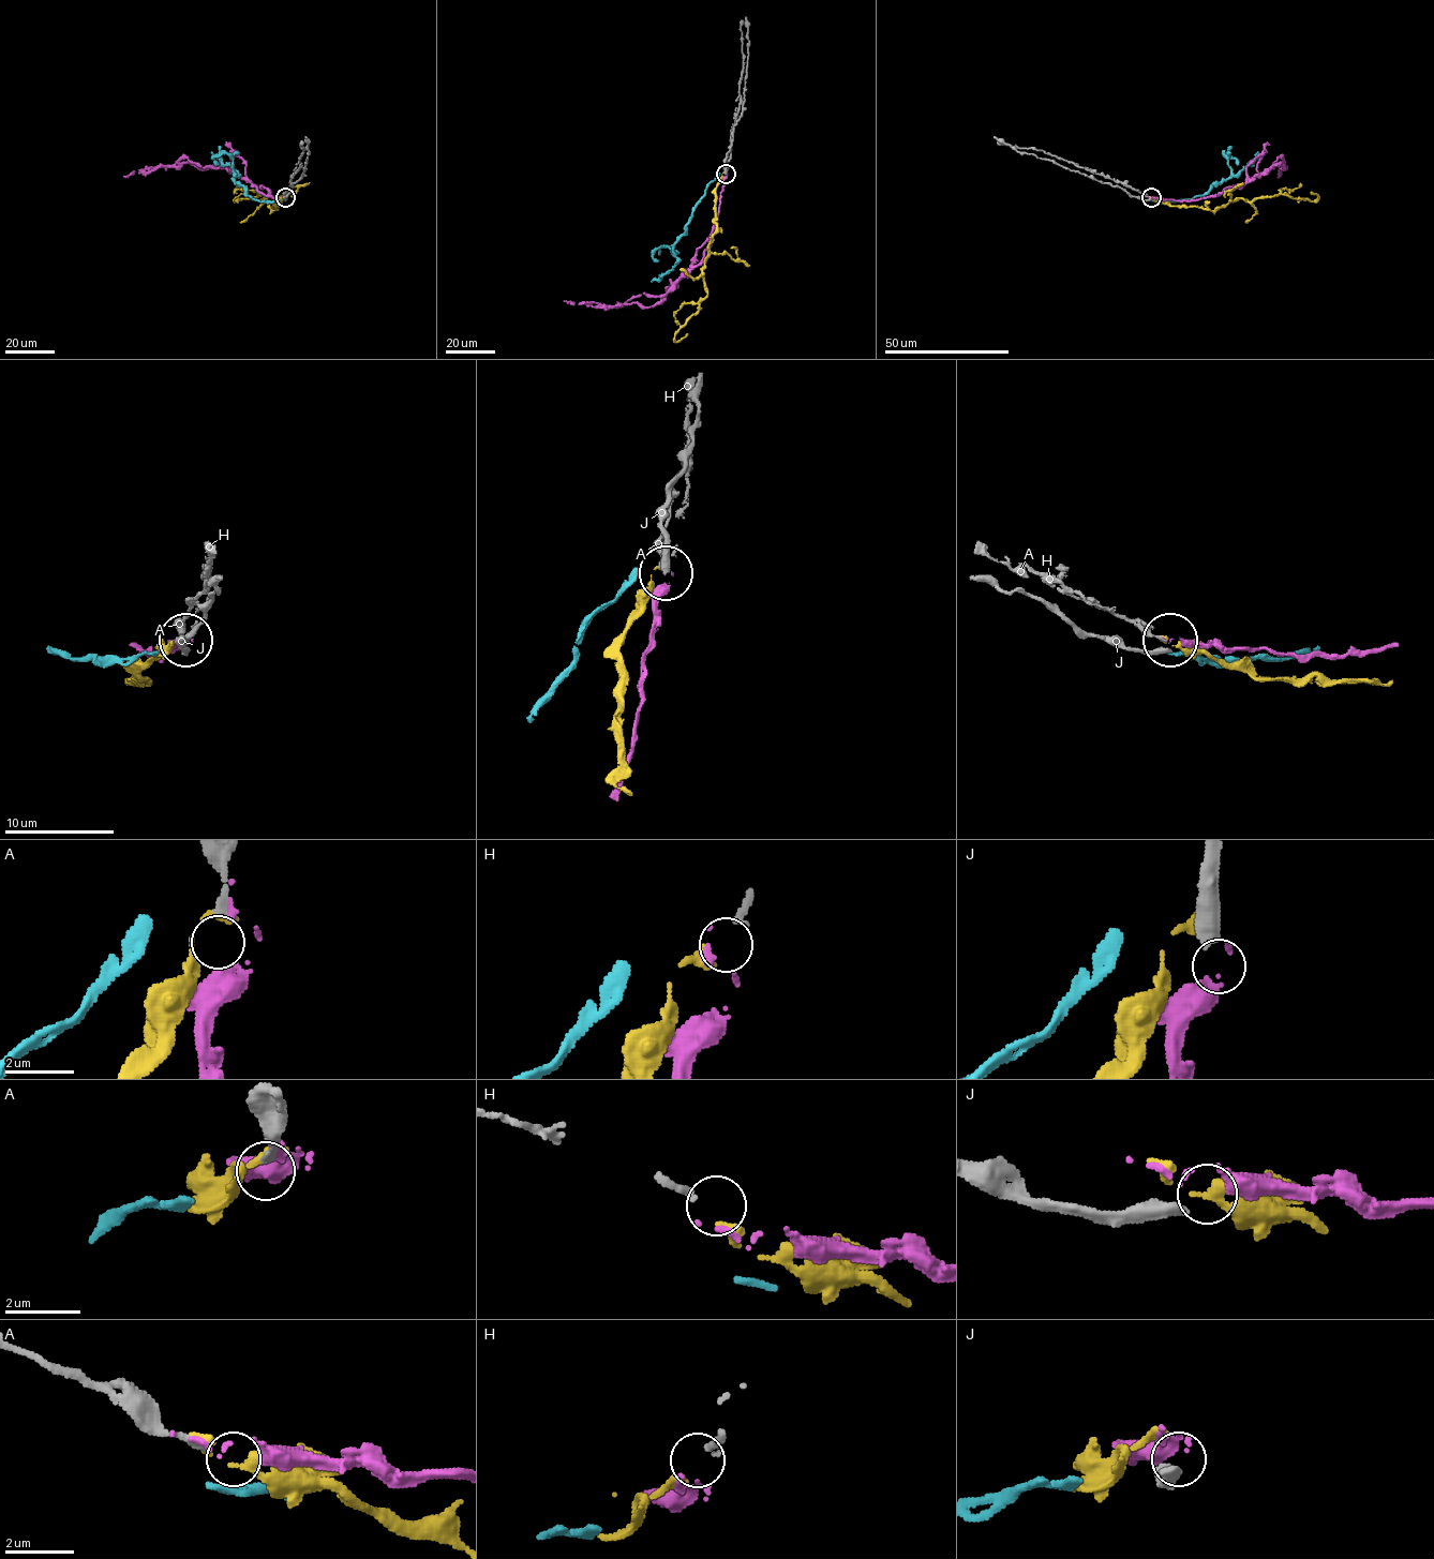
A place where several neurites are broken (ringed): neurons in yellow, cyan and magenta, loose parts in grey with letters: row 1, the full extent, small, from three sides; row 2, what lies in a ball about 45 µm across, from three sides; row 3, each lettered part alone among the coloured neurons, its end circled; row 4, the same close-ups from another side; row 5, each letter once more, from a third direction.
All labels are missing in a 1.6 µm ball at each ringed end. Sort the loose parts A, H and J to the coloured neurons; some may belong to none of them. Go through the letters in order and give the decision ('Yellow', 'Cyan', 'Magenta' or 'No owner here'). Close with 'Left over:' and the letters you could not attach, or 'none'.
A: No owner here
H: No owner here
J: No owner here
Left over: A, H, J

